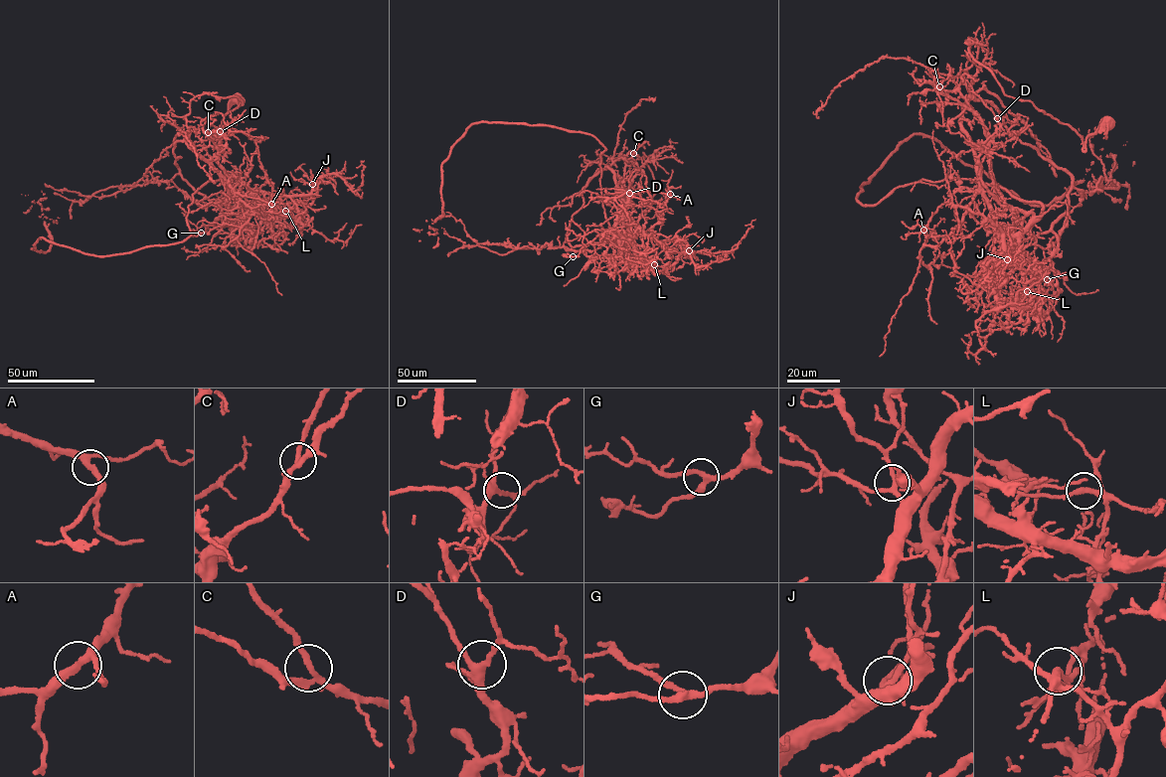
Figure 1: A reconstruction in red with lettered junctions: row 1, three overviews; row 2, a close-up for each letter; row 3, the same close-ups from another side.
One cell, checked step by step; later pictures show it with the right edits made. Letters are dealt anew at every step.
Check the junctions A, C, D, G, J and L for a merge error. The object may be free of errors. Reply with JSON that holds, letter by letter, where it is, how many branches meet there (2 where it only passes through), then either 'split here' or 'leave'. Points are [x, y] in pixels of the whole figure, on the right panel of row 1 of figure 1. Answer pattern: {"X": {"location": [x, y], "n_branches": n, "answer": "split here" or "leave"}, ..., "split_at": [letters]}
{"A": {"location": [923, 230], "n_branches": 3, "answer": "leave"}, "C": {"location": [939, 86], "n_branches": 3, "answer": "leave"}, "D": {"location": [997, 118], "n_branches": 3, "answer": "leave"}, "G": {"location": [1047, 279], "n_branches": 3, "answer": "leave"}, "J": {"location": [1007, 259], "n_branches": 3, "answer": "leave"}, "L": {"location": [1027, 291], "n_branches": 3, "answer": "split here"}, "split_at": ["L"]}

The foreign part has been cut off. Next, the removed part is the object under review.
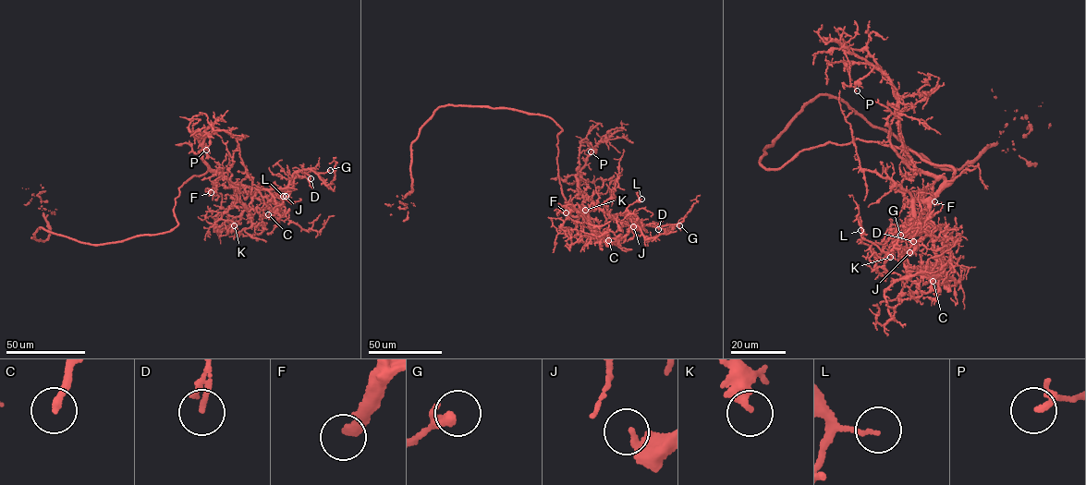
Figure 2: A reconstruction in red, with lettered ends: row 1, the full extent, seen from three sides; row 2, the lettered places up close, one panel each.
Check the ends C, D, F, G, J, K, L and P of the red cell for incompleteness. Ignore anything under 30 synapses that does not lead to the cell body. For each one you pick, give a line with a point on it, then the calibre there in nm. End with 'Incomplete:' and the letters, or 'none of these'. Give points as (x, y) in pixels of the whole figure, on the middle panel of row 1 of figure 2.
C: place (608, 240); calibre 240 nm
F: place (566, 212); calibre 280 nm
Incomplete: C, F

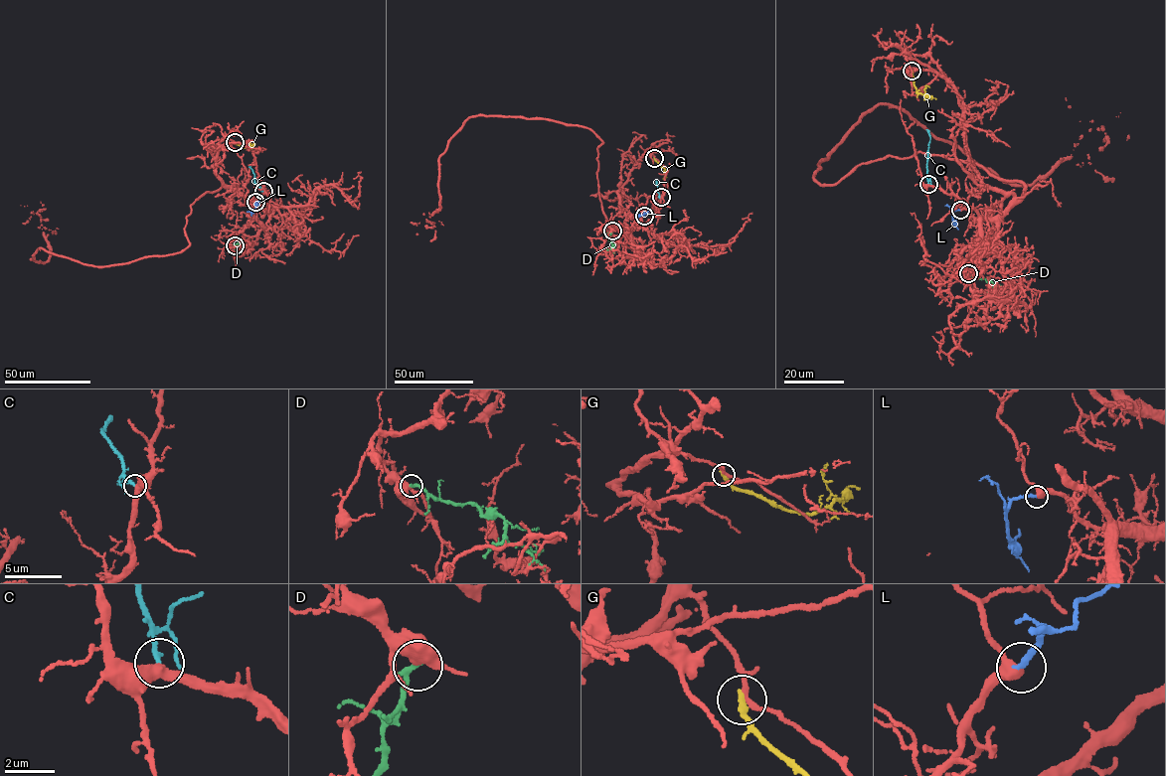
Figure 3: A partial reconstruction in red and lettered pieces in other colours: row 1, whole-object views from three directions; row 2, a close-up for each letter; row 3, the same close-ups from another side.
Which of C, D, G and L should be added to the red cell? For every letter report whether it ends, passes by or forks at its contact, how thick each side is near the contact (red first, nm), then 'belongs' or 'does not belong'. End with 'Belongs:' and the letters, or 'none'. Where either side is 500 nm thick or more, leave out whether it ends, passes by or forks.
C: it ends there; 400 nm thick on the red side, 190 nm on the other; belongs
D: it ends there; 460 nm thick on the red side, 240 nm on the other; does not belong
G: it ends there; 180 nm thick on the red side, 240 nm on the other; does not belong
L: it ends there; 360 nm thick on the red side, 240 nm on the other; belongs
Belongs: C, L

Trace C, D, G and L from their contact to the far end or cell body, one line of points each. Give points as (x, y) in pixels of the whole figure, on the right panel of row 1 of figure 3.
C: (928, 184), (926, 173), (930, 138), (926, 129)
D: (968, 274), (992, 282), (993, 289), (1002, 291), (999, 289)
G: (912, 71), (916, 92), (924, 95), (925, 86), (929, 87)
L: (960, 210), (955, 210), (952, 215), (957, 230)

